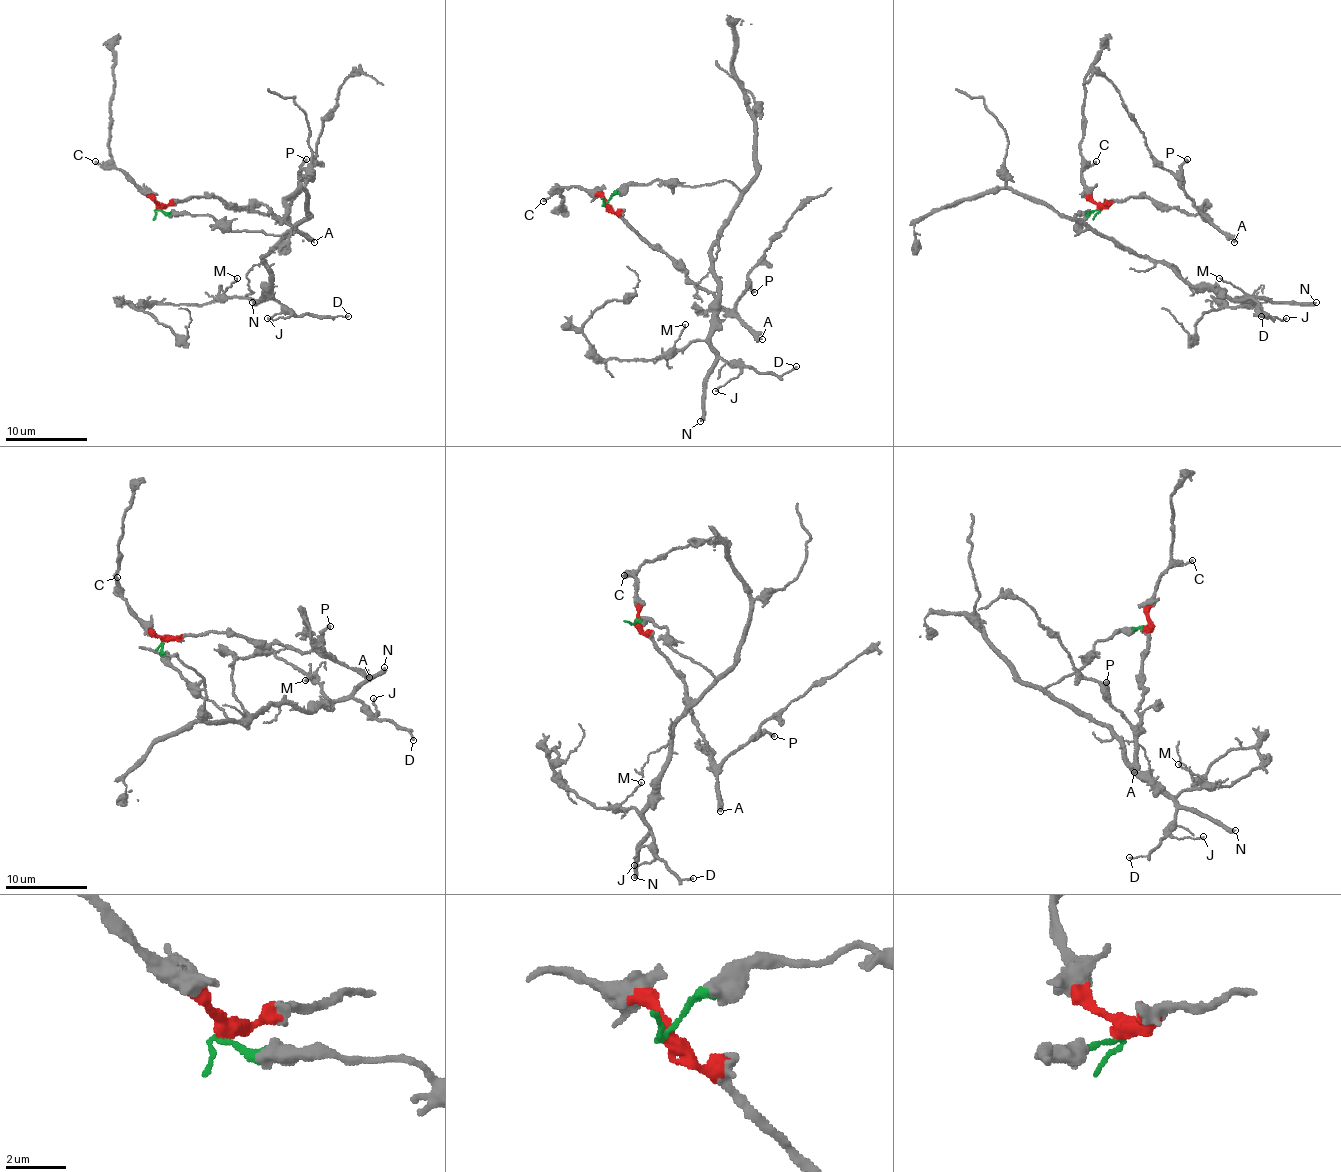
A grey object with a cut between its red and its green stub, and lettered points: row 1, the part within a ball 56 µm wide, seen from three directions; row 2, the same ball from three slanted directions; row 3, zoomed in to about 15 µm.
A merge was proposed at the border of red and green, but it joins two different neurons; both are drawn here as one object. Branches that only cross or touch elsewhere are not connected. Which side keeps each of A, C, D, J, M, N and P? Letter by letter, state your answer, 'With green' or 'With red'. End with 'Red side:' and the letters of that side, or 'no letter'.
A: With red
C: With red
D: With green
J: With green
M: With green
N: With green
P: With red
Red side: A, C, P

